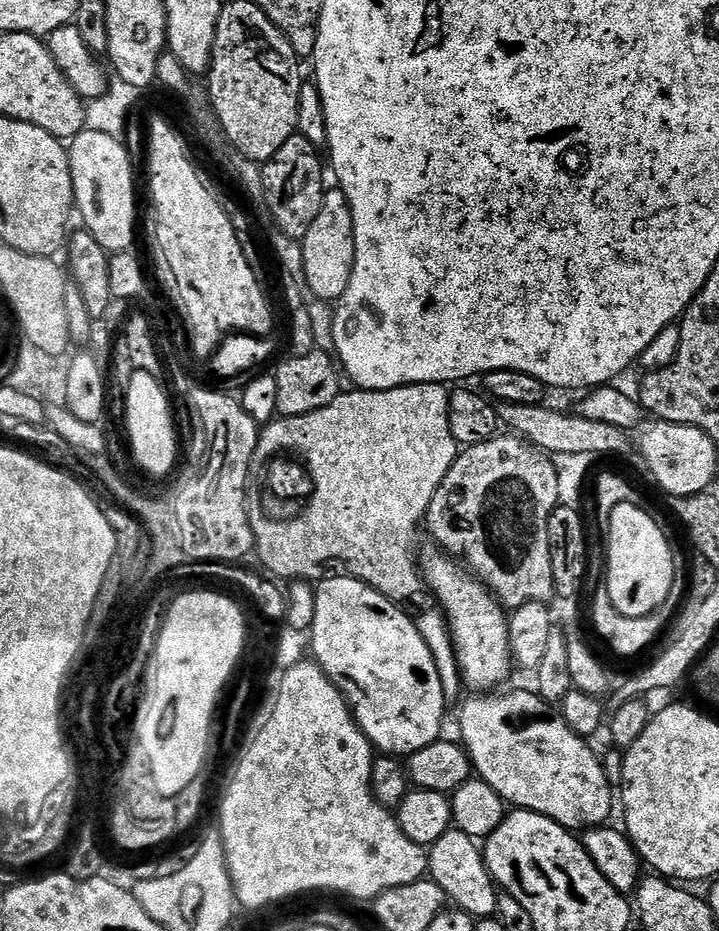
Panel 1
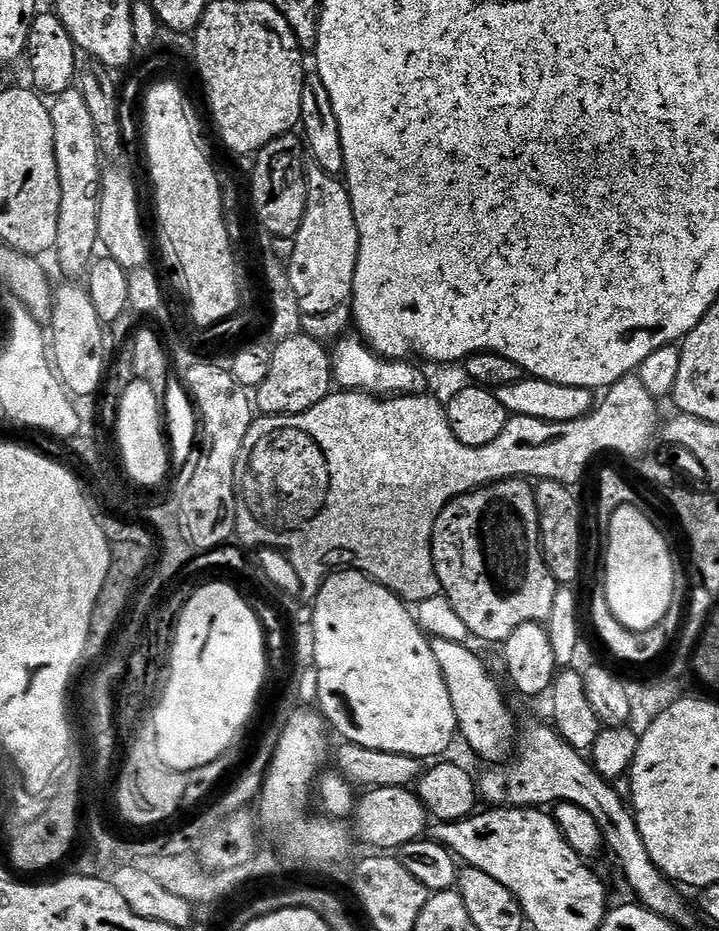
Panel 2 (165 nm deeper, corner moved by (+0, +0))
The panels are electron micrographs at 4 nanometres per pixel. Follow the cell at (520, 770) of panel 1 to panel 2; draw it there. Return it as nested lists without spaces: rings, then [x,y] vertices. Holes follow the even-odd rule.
[[[441,636],[431,637],[434,658],[442,670],[450,702],[454,702],[459,735],[481,756],[484,762],[504,762],[513,755],[518,743],[516,716],[500,689],[500,684],[488,673],[488,668],[468,649],[467,643],[450,642]]]

